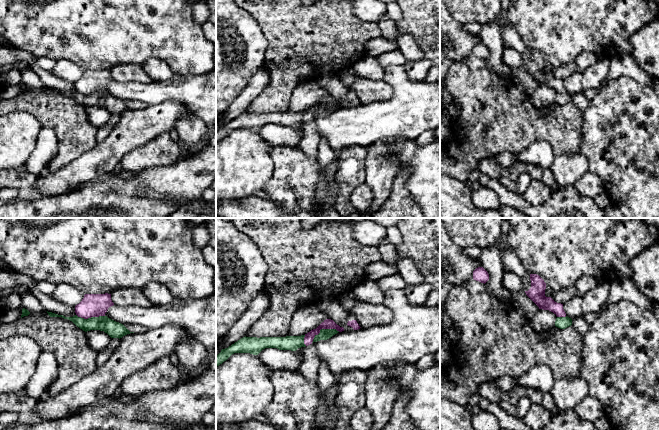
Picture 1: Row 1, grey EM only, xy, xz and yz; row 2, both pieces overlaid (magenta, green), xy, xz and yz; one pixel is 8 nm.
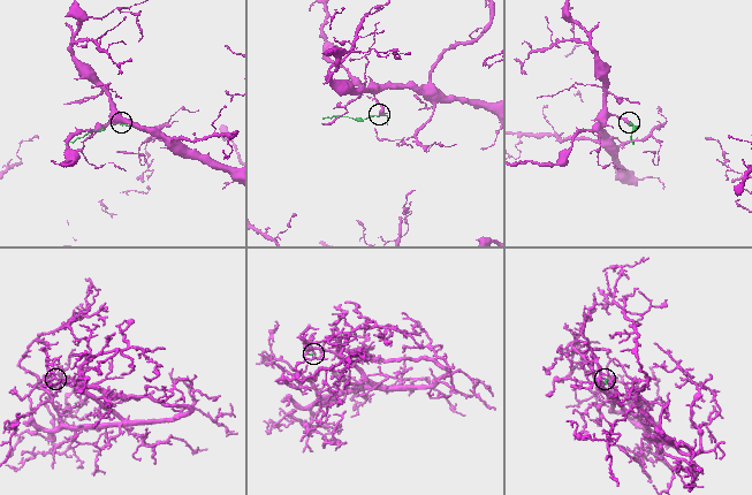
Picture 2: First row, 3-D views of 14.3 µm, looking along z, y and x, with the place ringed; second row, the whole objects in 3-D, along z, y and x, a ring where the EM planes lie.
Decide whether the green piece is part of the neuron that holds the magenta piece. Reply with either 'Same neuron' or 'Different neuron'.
Same neuron

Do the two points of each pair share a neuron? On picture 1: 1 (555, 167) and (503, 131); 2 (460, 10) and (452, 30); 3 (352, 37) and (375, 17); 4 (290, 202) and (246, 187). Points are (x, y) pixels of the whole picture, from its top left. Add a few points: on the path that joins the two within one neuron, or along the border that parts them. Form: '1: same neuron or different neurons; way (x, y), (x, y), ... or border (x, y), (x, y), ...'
1: different neurons; border (577, 152), (562, 153), (554, 157)
2: different neurons; border (450, 14), (459, 24)
3: different neurons; border (352, 10), (360, 19), (377, 24)
4: different neurons; border (274, 169), (269, 181), (262, 190)

